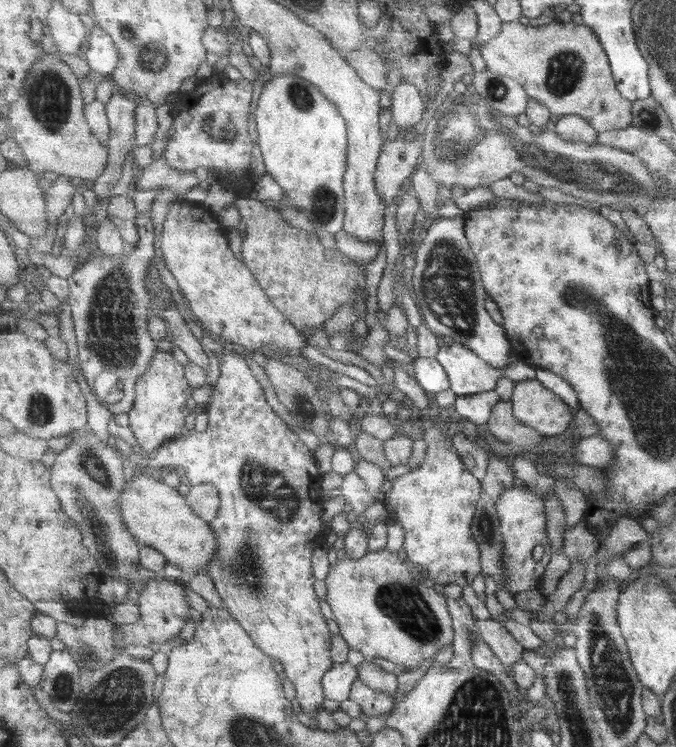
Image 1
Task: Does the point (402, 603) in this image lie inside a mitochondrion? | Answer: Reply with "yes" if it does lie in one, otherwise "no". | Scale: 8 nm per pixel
yes

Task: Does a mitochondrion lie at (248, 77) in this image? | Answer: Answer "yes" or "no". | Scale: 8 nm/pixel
no

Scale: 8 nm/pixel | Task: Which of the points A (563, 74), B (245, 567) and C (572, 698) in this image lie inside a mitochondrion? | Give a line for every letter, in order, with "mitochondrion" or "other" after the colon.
A: mitochondrion
B: mitochondrion
C: mitochondrion

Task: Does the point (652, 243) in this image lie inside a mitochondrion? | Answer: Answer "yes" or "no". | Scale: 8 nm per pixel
no

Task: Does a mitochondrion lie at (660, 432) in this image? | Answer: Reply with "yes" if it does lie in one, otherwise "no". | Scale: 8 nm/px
yes

